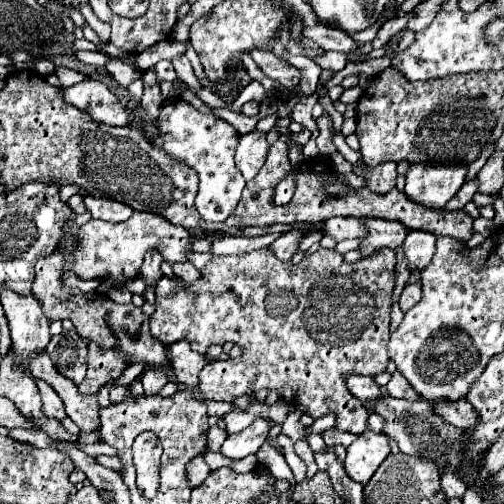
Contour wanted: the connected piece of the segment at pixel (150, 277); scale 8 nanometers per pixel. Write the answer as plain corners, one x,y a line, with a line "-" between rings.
146,253
142,273
140,273
146,287
156,287
156,283
164,277
164,273
160,271
160,265
162,265
162,257
158,257
158,253

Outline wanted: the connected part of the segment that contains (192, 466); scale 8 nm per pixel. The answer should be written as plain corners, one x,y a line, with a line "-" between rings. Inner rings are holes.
199,455
193,458
186,465
186,472
188,477
188,482
192,485
192,488
200,486
204,480
208,477
211,470
206,464
203,455

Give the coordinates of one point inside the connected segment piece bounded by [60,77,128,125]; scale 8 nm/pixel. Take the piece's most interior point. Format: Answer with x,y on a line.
93,97

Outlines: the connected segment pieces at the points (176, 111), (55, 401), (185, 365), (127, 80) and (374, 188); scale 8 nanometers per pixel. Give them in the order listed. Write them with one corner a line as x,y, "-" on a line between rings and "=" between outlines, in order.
184,99
166,101
158,115
158,131
162,139
162,149
174,159
192,167
200,177
200,189
196,195
196,209
206,221
228,219
246,185
244,177
234,165
234,151
238,145
238,131
224,119
214,115
204,115
=
36,381
38,389
40,389
40,395
42,395
42,411
46,417
54,417
58,421
66,419
66,411
64,411
64,403
62,399
58,397
58,393
46,385
44,381
=
178,341
168,345
170,351
170,365
172,371
176,373
178,381
184,383
186,387
196,387
200,383
198,373
206,365
206,355
200,355
190,349
188,341
=
114,59
106,65
106,71
122,85
122,87
128,87
132,81
140,79
142,77
142,71
140,69
134,69
132,65
124,63
122,59
=
394,161
380,163
380,165
372,167
372,169
354,167
356,173
360,173
360,169
362,169
362,173
366,175
366,187
368,187
372,193
384,195
384,193
388,193
388,191
392,191
392,189
396,187
396,177
398,177
398,173
396,173
396,163
394,163

